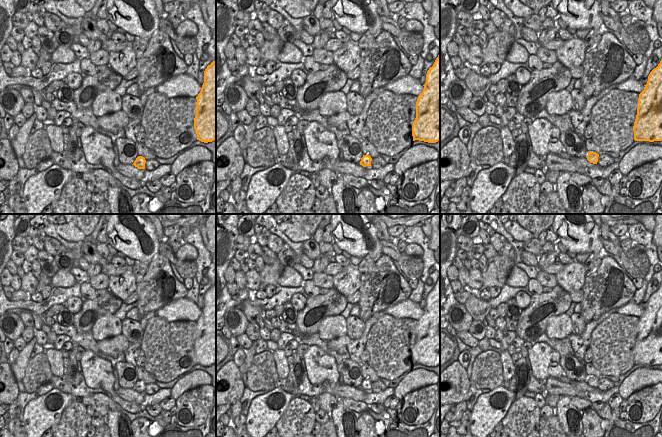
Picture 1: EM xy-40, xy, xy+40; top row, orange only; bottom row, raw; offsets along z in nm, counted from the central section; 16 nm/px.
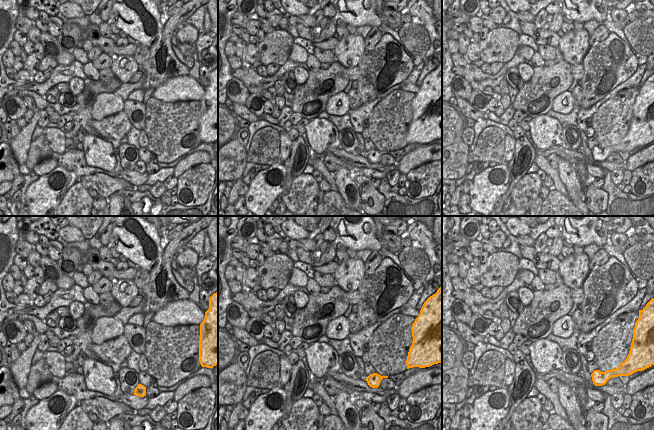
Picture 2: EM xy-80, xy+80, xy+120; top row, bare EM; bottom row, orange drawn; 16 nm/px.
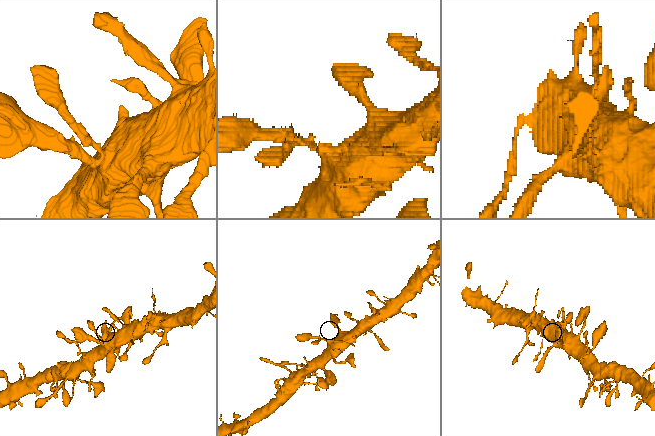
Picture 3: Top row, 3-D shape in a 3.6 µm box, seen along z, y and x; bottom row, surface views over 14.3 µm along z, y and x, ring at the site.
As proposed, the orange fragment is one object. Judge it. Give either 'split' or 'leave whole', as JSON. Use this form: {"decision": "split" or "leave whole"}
{"decision": "leave whole"}

